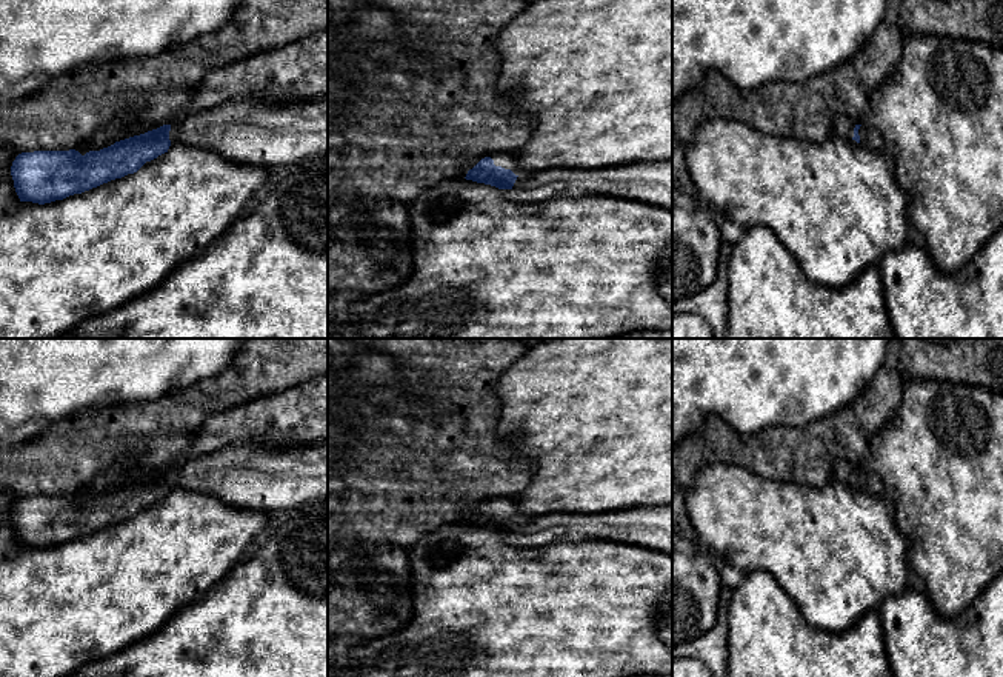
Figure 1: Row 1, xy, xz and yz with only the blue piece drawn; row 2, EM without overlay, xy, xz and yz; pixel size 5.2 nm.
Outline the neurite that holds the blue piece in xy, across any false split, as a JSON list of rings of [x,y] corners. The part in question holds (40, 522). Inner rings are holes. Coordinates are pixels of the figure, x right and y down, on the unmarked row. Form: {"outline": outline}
{"outline": [[[328,442],[305,448],[229,443],[178,468],[163,469],[85,500],[75,494],[22,497],[12,506],[11,520],[20,546],[45,549],[134,519],[177,488],[209,494],[232,508],[283,512],[309,500],[328,499]]]}

